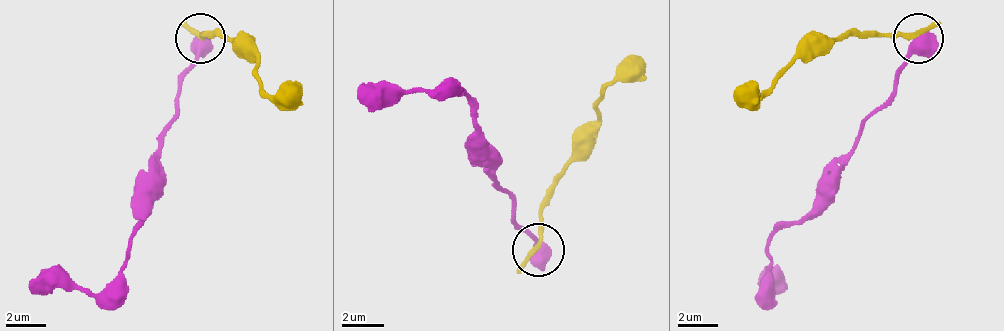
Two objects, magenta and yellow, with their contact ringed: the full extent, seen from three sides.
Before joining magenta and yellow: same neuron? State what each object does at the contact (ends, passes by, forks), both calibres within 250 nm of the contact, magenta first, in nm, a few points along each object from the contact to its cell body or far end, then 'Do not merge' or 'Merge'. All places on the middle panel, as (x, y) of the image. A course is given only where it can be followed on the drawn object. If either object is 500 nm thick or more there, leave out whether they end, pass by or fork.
Thickness 500 nm (magenta) against 240 nm. Course of magenta: (537, 251), (516, 225), (516, 204), (495, 183), (495, 167), (464, 89), (369, 89), (359, 94). Course of yellow: (537, 251), (542, 199), (574, 146), (600, 120), (610, 83), (636, 78), (647, 62). Do not merge

